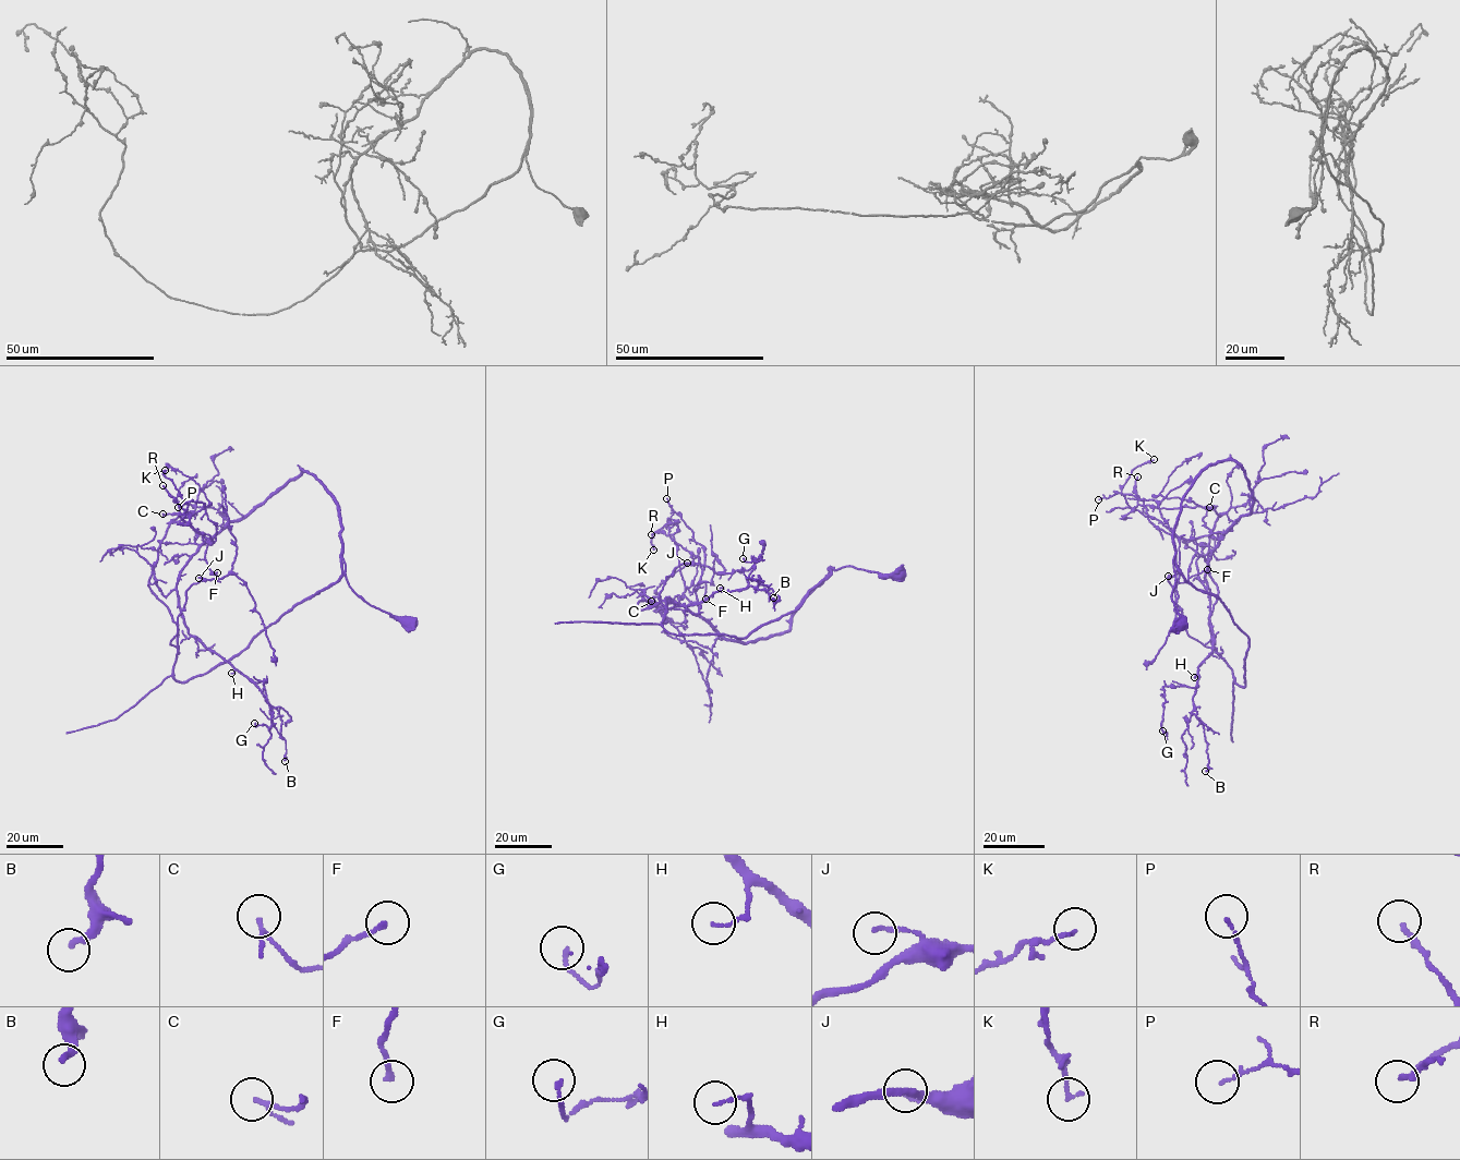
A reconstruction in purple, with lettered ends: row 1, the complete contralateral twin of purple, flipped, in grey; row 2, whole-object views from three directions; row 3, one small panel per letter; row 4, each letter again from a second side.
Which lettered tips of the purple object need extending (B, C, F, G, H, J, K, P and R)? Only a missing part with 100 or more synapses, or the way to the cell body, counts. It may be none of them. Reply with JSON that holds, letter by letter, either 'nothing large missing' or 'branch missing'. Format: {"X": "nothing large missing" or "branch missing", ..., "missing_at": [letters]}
{"B": "nothing large missing", "C": "nothing large missing", "F": "nothing large missing", "G": "nothing large missing", "H": "nothing large missing", "J": "nothing large missing", "K": "nothing large missing", "P": "nothing large missing", "R": "nothing large missing", "missing_at": []}

